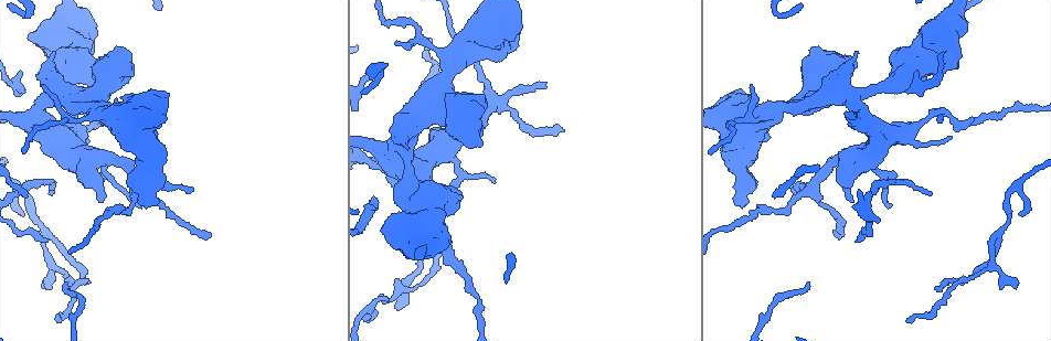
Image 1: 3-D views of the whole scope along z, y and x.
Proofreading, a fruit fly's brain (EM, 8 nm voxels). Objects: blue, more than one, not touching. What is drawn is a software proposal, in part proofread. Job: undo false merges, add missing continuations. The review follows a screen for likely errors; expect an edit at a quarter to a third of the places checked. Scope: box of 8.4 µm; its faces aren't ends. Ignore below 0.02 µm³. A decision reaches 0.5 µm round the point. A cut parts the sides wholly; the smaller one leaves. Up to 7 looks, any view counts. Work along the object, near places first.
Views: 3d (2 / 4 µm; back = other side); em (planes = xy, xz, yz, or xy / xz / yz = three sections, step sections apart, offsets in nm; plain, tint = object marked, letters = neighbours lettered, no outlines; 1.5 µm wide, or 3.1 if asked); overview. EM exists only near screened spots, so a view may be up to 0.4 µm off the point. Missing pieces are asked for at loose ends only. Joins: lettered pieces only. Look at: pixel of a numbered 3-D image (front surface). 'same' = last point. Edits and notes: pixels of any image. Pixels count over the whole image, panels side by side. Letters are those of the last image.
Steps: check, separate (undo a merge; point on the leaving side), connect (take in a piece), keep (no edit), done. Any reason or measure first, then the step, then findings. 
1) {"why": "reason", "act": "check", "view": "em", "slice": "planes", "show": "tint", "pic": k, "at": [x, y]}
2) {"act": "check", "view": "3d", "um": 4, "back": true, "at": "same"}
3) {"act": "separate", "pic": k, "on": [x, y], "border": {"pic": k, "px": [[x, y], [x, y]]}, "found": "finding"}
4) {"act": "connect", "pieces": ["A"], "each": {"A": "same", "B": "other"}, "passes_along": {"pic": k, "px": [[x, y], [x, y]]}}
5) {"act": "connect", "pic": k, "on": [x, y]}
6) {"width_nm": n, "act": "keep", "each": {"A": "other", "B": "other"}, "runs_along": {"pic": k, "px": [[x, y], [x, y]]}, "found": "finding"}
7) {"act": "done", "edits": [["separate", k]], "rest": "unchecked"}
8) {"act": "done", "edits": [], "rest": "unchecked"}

{"why": "stops while still wide", "act": "check", "view": "em", "slice": "xz", "step": 4, "show": "plain", "pic": 1, "at": [141, 205]}

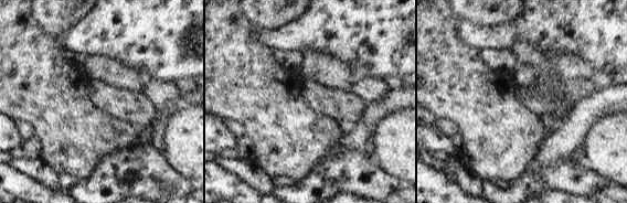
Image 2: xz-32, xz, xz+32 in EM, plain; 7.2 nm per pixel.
{"act": "check", "view": "em", "slice": "xz", "step": 4, "show": "letters", "at": "same"}

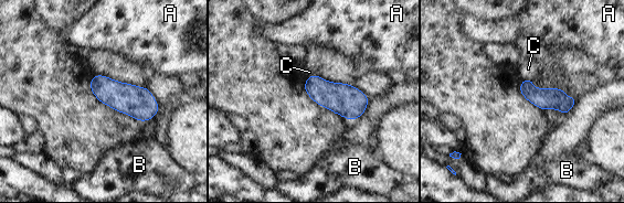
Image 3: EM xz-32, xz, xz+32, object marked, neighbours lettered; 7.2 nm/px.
{"act": "keep", "each": {"A": "other", "B": "other", "C": "other"}, "found": "no lettered piece goes on from it"}

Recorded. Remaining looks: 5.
{"why": "branch stops here", "act": "check", "view": "3d", "um": 2, "pic": 1, "at": [841, 235]}

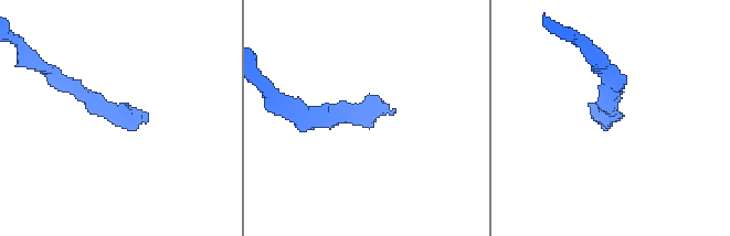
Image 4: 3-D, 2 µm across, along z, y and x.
{"why": "now the EM", "act": "check", "view": "em", "slice": "planes", "show": "letters", "pic": 4, "at": [610, 121]}

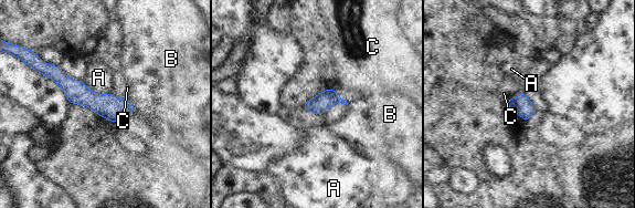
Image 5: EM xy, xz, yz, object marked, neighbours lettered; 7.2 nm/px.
{"width_nm": 130, "act": "keep", "each": {"A": "other", "B": "other", "C": "other"}, "border": {"pic": 5, "px": [[82, 82], [94, 92], [110, 92]]}, "found": "no lettered piece goes on from it"}

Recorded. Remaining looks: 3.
{"why": "an open end", "act": "check", "view": "3d", "um": 2, "pic": 1, "at": [855, 242]}

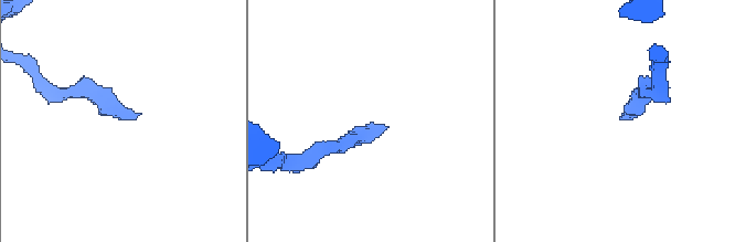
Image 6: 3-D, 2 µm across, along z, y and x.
{"why": "need the tissue", "act": "check", "view": "em", "slice": "planes", "show": "letters", "pic": 6, "at": [383, 127]}

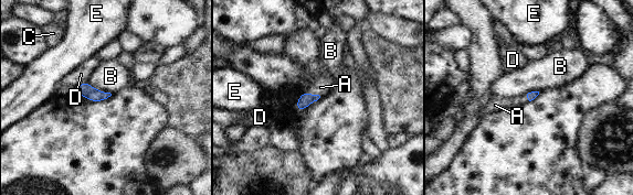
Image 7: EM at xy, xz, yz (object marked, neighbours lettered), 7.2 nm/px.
{"act": "connect", "pieces": ["A"], "each": {"A": "same", "B": "other", "C": "other", "D": "other", "E": "other"}, "passes_along": {"pic": 7, "px": [[306, 98], [314, 95], [320, 87]]}, "found": "the cell continues"}

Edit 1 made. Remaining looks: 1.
{"act": "done", "edits": [["connect", 7]], "rest": "unchecked"}

